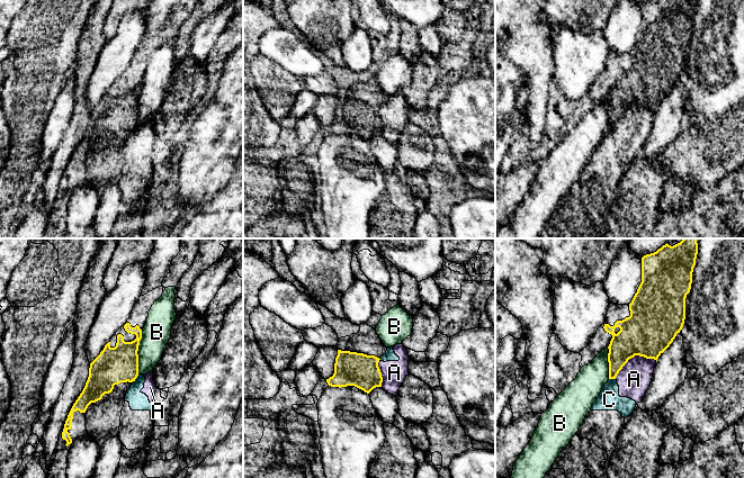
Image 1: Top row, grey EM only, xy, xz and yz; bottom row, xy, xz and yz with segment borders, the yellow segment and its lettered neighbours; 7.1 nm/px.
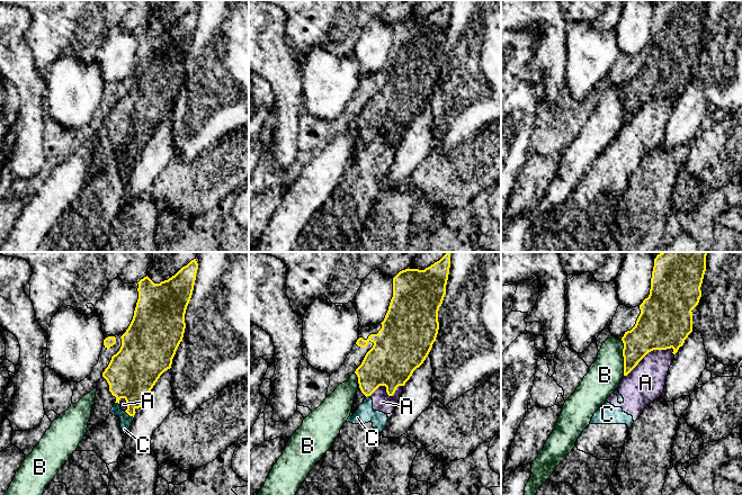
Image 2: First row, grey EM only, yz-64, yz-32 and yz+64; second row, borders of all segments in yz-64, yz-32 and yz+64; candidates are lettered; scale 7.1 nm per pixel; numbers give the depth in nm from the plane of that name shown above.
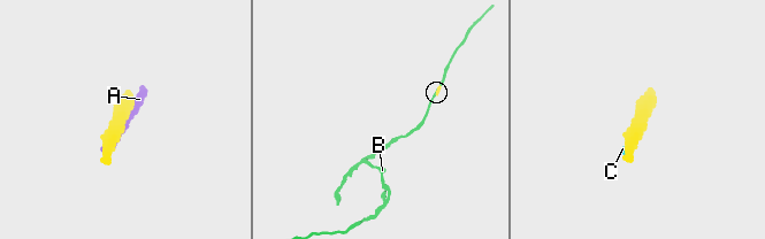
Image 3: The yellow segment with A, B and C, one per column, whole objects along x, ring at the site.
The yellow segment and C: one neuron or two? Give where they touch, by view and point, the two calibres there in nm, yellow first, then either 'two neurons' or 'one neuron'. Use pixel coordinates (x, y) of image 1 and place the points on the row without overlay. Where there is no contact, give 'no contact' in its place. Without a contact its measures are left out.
meets yellow in xy at (136, 125); 260 nm thick on the yellow side, 130 nm on the other; two neurons

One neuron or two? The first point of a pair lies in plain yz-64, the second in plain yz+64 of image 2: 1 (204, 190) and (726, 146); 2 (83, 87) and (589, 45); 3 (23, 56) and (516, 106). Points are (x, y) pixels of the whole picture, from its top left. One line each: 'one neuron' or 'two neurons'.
1: one neuron
2: one neuron
3: two neurons

